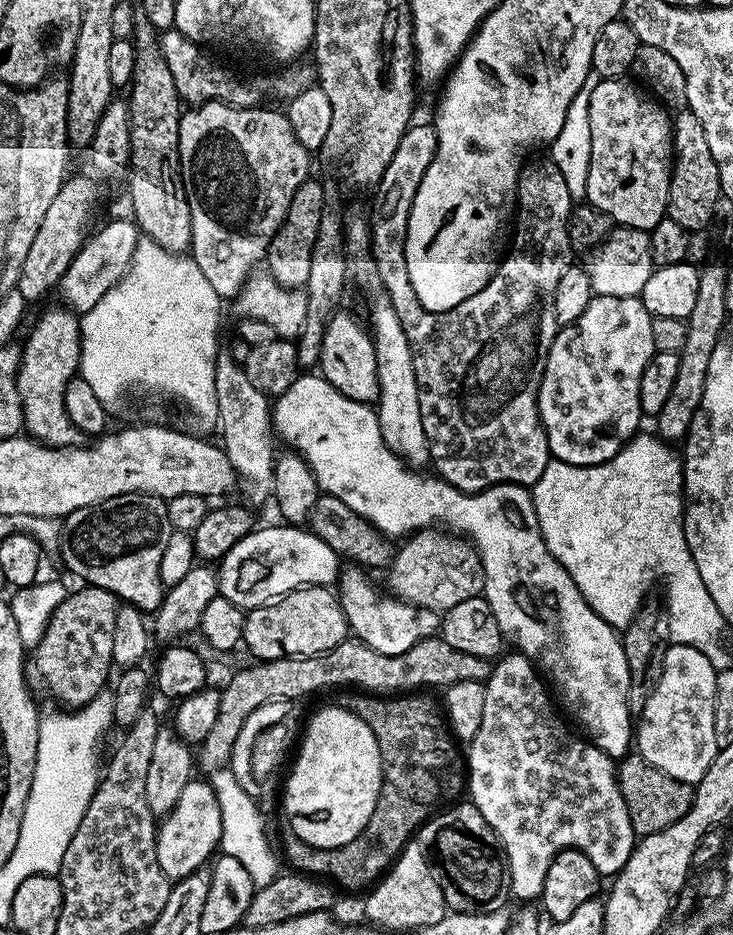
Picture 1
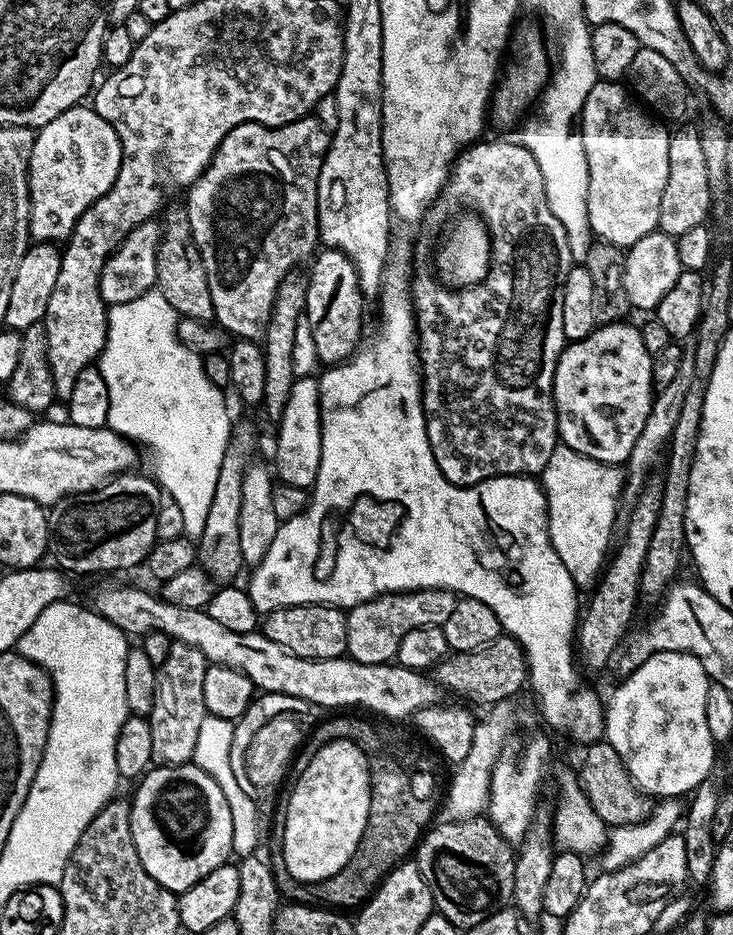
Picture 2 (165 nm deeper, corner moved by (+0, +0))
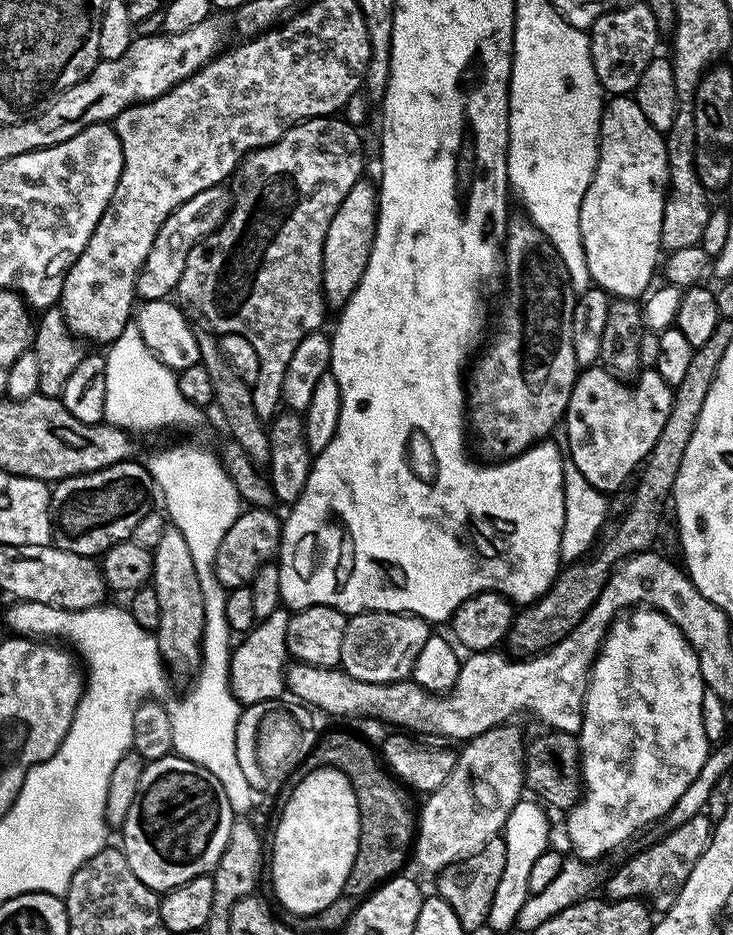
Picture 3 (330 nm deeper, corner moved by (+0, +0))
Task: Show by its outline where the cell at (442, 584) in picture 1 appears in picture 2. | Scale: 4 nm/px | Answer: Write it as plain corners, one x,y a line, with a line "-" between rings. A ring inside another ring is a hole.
419,588
417,592
388,592
385,596
375,596
353,608
347,609
346,642
347,655
360,664
387,664
395,661
396,651
402,646
402,638
410,634
410,630
419,628
435,628
443,626
446,618
450,618
454,611
458,596
455,592
448,592
445,588

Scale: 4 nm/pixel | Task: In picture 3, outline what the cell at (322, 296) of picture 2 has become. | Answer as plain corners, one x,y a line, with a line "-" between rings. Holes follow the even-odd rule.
362,178
342,198
342,206
334,214
330,226
326,229
326,242
322,250
322,290
324,303
329,309
339,310
358,290
362,274
370,262
372,243
376,237
376,217
378,215
378,188
368,178

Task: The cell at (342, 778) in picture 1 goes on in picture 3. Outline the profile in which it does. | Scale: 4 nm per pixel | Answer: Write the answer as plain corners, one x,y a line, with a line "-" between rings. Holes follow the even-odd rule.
319,768
313,772
303,773
296,780
296,785
286,802
286,806
279,809
278,816
280,816
280,821
276,824
276,833
273,834
272,840
270,836
270,872
272,868
272,888
276,891
276,900
286,911
293,912
296,916
316,916
319,912
326,911
339,896
345,895
346,878
350,878
350,870
354,866
354,858
358,854
360,807
358,806
358,798
354,794
354,786
350,786
350,778
346,778
346,774
342,774
342,770
337,768

